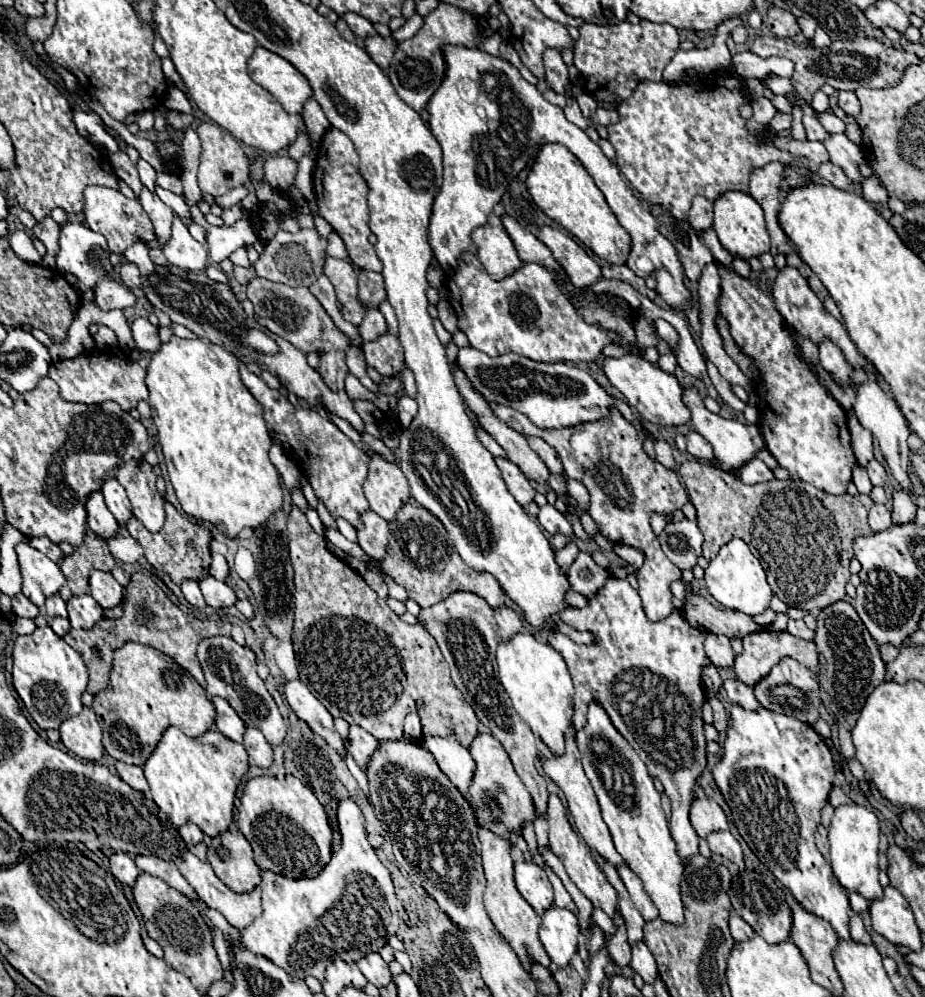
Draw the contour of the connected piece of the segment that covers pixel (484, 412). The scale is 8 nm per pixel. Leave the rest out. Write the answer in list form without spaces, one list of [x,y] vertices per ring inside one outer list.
[[[450,343],[450,345],[446,345],[446,355],[448,355],[448,359],[450,359],[450,367],[452,367],[452,373],[454,373],[454,379],[456,379],[456,385],[458,385],[458,391],[460,391],[460,395],[462,395],[462,399],[464,399],[464,403],[478,415],[478,419],[480,419],[480,423],[482,423],[482,427],[484,427],[484,431],[488,431],[496,441],[498,441],[498,445],[502,445],[502,449],[508,453],[508,459],[512,461],[512,463],[516,463],[518,467],[520,467],[520,471],[528,477],[528,479],[534,479],[536,483],[546,483],[548,481],[548,477],[550,477],[550,471],[548,471],[548,467],[546,467],[546,463],[530,449],[530,445],[528,445],[528,441],[526,441],[526,437],[524,435],[520,435],[518,431],[514,431],[514,429],[510,429],[506,423],[502,423],[500,419],[496,419],[496,415],[492,413],[492,409],[490,409],[490,405],[488,405],[488,401],[482,397],[482,395],[476,395],[476,391],[472,391],[472,385],[468,383],[468,377],[464,375],[464,371],[460,371],[460,367],[456,365],[456,355],[458,355],[458,347],[454,345],[454,343]]]

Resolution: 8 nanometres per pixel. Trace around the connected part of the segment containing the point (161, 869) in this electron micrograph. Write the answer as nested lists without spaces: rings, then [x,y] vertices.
[[[136,855],[134,861],[136,861],[136,865],[138,865],[140,871],[150,873],[150,875],[154,875],[154,877],[160,877],[160,879],[166,881],[170,887],[174,887],[174,889],[178,889],[180,893],[184,893],[188,899],[198,901],[196,891],[188,885],[188,881],[180,875],[180,871],[178,871],[176,867],[172,867],[172,863],[162,861],[162,859],[154,857],[154,855],[150,855],[150,857],[146,857],[146,855]]]

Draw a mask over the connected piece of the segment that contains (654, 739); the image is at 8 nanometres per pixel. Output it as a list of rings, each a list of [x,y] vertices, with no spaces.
[[[610,577],[606,585],[590,599],[588,607],[584,609],[570,609],[564,611],[562,619],[572,623],[578,631],[592,631],[596,635],[594,645],[576,645],[572,639],[560,633],[548,635],[548,643],[564,657],[568,671],[574,681],[574,705],[576,713],[572,717],[572,727],[584,727],[586,709],[590,701],[602,703],[608,711],[614,727],[628,739],[632,749],[640,755],[646,763],[648,773],[664,785],[666,795],[672,801],[672,817],[670,817],[670,831],[678,845],[678,855],[688,861],[692,855],[698,853],[698,835],[690,825],[688,811],[694,801],[694,787],[698,785],[700,773],[706,769],[706,739],[704,739],[704,721],[702,721],[702,705],[706,701],[704,687],[702,687],[702,669],[710,665],[710,659],[704,653],[704,639],[706,631],[692,627],[680,609],[674,609],[664,621],[650,623],[644,615],[638,591],[626,581]]]

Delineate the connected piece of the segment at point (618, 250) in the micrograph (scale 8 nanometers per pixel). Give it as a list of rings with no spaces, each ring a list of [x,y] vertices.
[[[546,143],[536,163],[530,169],[530,175],[526,179],[526,187],[534,203],[560,227],[564,227],[568,233],[578,237],[588,249],[592,249],[600,259],[624,265],[628,259],[628,235],[624,235],[624,227],[616,223],[616,217],[612,211],[608,211],[608,203],[604,203],[602,191],[596,187],[594,179],[588,175],[584,165],[578,161],[576,155],[572,155],[564,145],[558,143]]]

